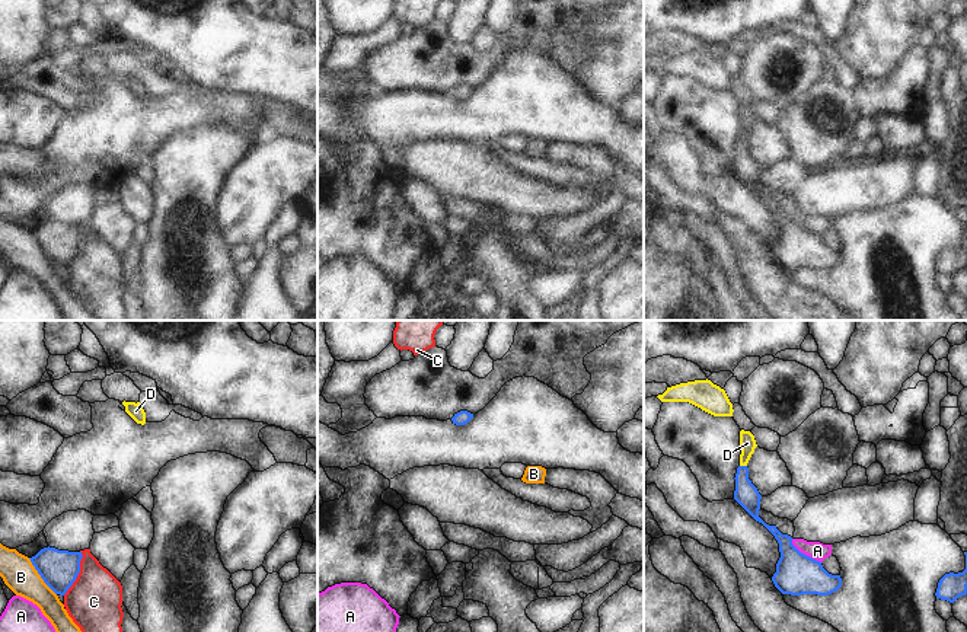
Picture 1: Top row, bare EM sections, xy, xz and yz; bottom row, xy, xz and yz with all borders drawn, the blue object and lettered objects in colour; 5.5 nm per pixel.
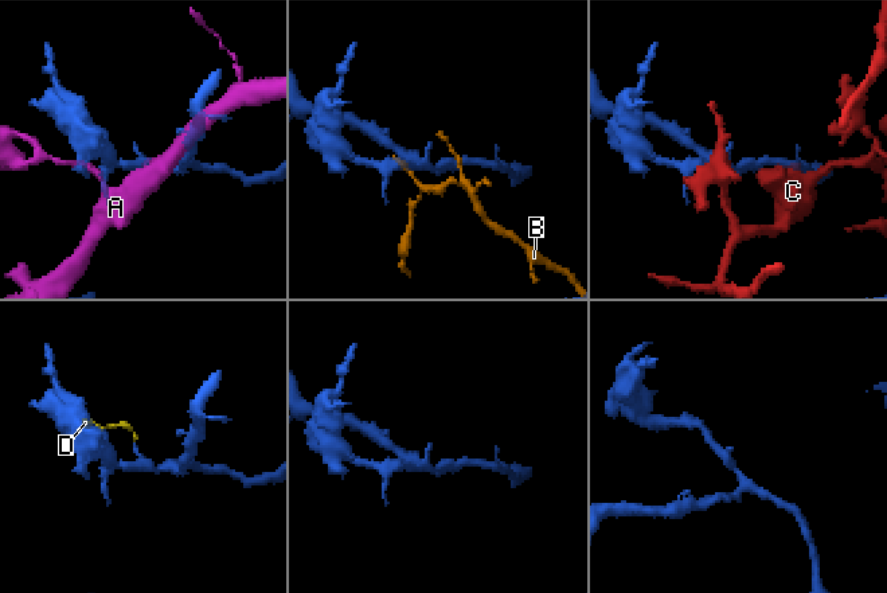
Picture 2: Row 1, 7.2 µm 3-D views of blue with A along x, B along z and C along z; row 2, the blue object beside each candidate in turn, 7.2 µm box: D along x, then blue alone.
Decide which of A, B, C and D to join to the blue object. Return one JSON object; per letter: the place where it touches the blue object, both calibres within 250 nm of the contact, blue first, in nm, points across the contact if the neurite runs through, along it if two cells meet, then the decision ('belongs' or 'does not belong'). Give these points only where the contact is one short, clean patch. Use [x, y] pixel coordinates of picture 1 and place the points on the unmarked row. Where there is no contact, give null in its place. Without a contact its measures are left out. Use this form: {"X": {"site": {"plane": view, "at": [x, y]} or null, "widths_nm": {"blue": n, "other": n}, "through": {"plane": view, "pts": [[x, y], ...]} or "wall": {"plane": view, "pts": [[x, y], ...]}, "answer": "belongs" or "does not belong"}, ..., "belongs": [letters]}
{"A": {"site": {"plane": "yz", "at": [803, 227]}, "widths_nm": {"blue": 240, "other": 100}, "answer": "does not belong"}, "B": {"site": {"plane": "xy", "at": [41, 251]}, "widths_nm": {"blue": 200, "other": 190}, "wall": {"plane": "xy", "pts": [[28, 232], [42, 255], [56, 268]]}, "answer": "does not belong"}, "C": {"site": {"plane": "xy", "at": [79, 245]}, "widths_nm": {"blue": 200, "other": 300}, "answer": "does not belong"}, "D": {"site": {"plane": "yz", "at": [743, 140]}, "widths_nm": {"blue": 140, "other": 90}, "through": {"plane": "yz", "pts": [[746, 168], [743, 140], [747, 117]]}, "answer": "belongs"}, "belongs": ["D"]}

